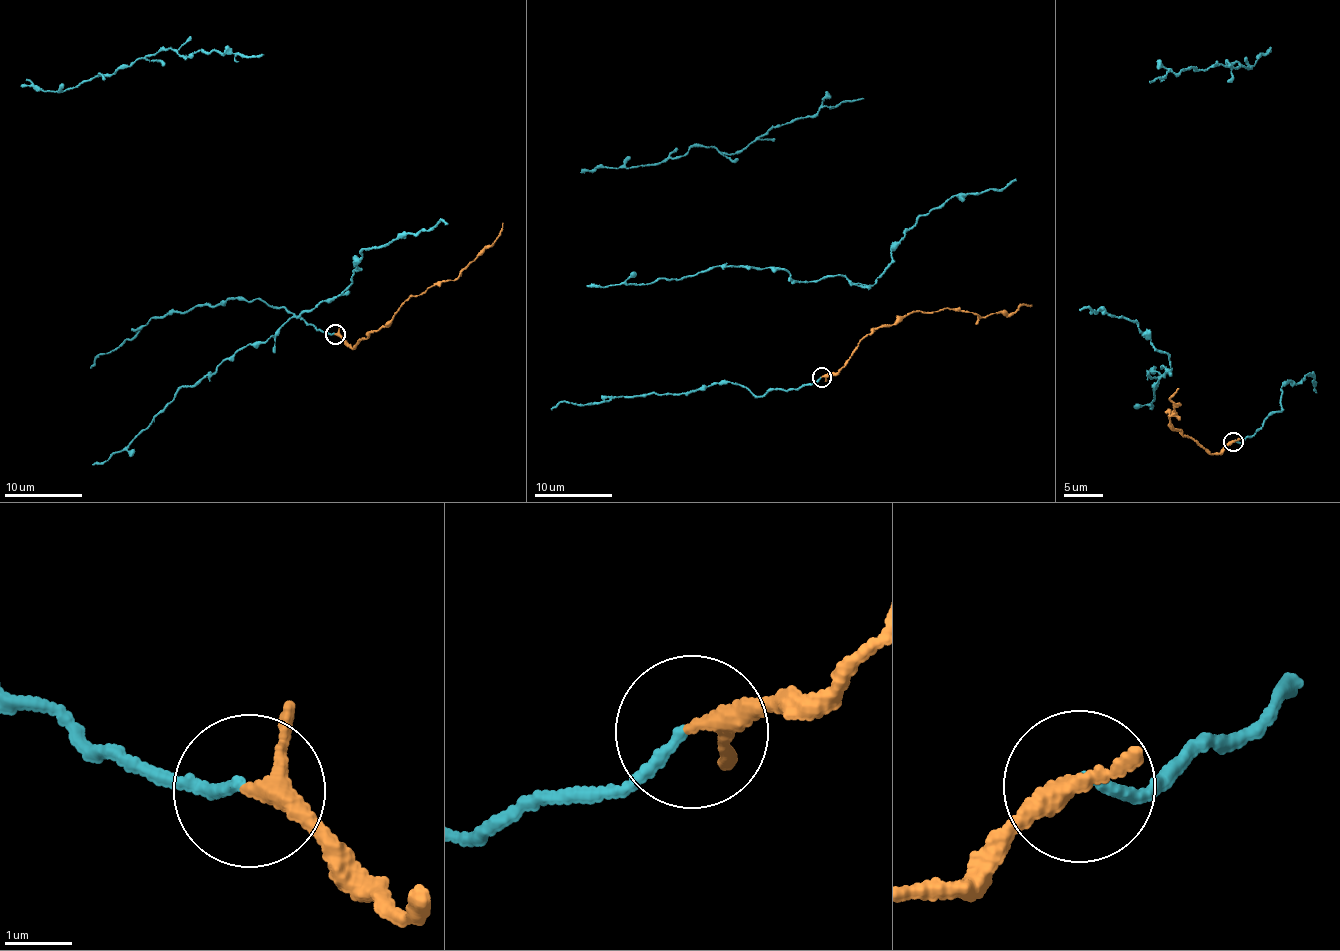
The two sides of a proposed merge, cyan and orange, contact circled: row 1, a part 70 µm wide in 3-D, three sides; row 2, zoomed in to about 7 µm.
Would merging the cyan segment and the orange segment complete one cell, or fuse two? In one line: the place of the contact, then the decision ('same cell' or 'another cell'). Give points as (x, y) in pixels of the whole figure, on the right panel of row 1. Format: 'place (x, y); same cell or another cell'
place (1233, 441); same cell

